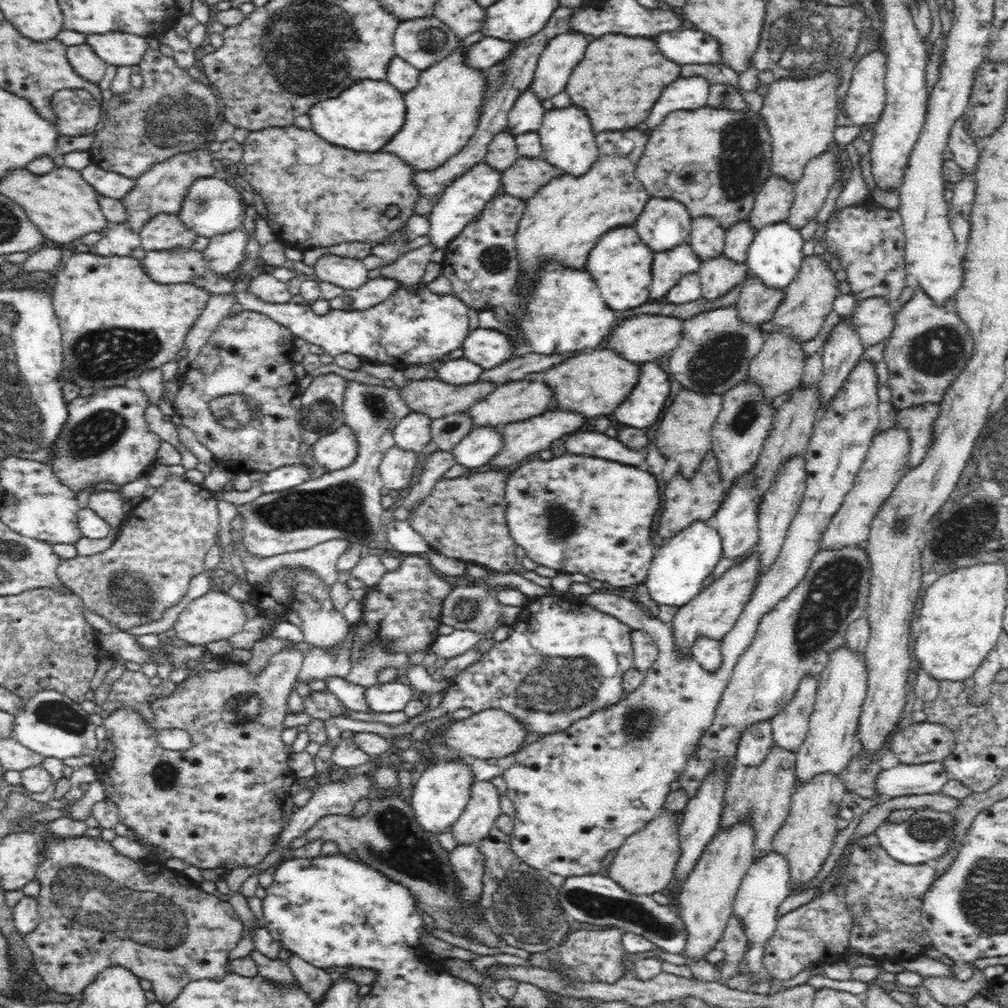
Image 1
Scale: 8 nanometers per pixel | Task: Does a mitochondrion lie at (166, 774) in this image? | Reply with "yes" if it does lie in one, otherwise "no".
yes

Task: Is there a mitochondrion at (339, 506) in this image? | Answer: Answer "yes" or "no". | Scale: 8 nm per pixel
yes

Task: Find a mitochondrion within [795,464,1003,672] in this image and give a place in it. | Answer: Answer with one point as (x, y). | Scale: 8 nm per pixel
(953, 542)

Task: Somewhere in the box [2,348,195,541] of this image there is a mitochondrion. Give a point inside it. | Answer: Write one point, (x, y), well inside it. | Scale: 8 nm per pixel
(93, 436)

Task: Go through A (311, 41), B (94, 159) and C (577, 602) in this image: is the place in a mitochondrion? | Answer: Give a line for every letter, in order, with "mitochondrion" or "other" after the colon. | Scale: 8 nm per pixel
A: mitochondrion
B: other
C: other

